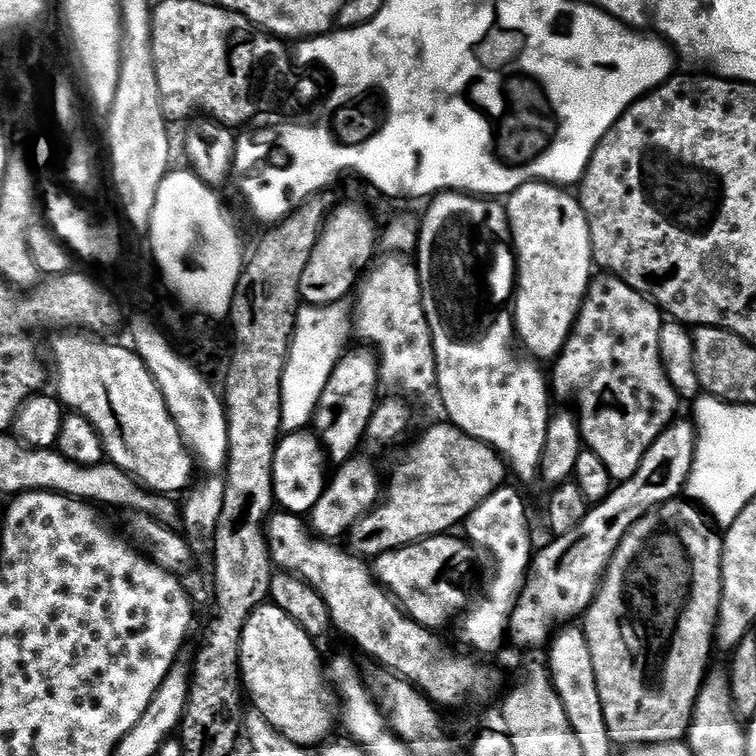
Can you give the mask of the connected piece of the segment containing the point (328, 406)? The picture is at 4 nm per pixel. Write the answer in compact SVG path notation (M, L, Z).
M367 349L347 351L336 364L313 416L312 430L329 458L336 466L346 464L354 450L361 447L369 420L376 409L379 387L377 357Z

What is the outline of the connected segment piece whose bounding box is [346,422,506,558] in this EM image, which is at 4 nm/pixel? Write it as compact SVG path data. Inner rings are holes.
M450 422L443 423L430 425L397 458L382 499L368 508L346 533L346 548L351 555L375 558L431 536L451 533L459 520L467 521L471 512L505 483L506 464L496 449Z

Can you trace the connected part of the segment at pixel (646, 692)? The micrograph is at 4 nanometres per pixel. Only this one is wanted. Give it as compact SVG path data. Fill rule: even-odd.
M684 498L668 500L665 504L660 504L657 508L645 512L620 540L616 552L608 561L608 567L597 587L596 597L592 600L592 605L588 607L587 612L583 613L582 631L590 646L590 658L594 666L598 698L602 702L602 714L606 718L606 730L613 745L661 744L671 740L683 741L688 735L688 727L692 724L692 711L696 705L700 687L706 679L708 654L714 650L716 617L720 612L720 590L722 588L720 555L724 549L724 541L721 533L719 531L716 533L715 530L717 531L706 519L705 513L695 503Z

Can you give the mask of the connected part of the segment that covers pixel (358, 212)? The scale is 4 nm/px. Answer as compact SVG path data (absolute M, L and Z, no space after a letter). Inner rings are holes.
M350 204L339 208L325 220L318 242L314 246L314 254L310 254L306 270L302 270L300 299L305 305L339 305L339 300L355 289L366 265L373 259L372 251L376 244L378 248L378 228L376 232L375 226L363 210Z

